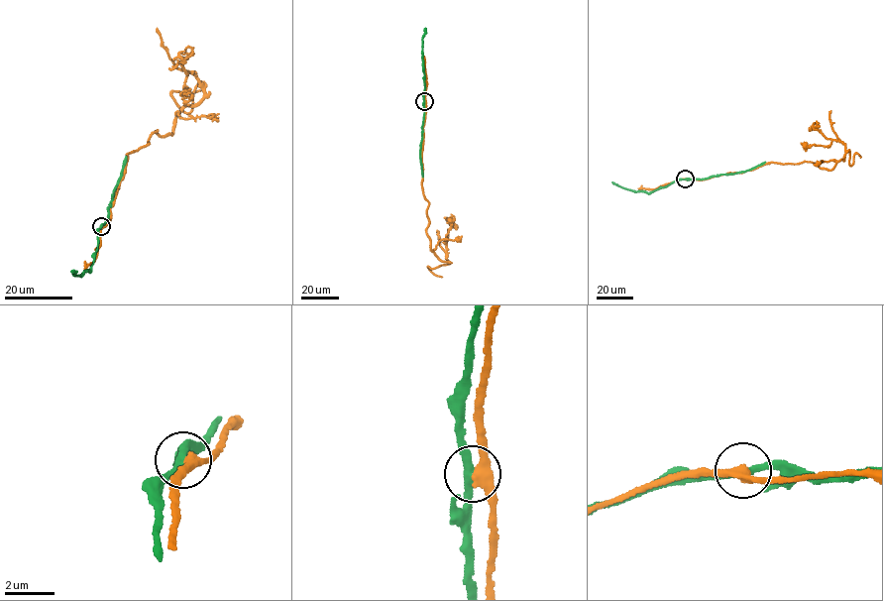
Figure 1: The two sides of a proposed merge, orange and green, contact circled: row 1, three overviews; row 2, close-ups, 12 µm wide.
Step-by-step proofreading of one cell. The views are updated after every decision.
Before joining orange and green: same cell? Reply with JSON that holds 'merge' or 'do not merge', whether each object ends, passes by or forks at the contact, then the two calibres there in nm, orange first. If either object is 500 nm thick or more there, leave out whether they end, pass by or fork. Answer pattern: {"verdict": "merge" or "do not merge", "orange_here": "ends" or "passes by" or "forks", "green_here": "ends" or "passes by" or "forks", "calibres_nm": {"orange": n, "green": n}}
{"verdict": "do not merge", "orange_here": "passes by", "green_here": "passes by", "calibres_nm": {"orange": 380, "green": 280}}

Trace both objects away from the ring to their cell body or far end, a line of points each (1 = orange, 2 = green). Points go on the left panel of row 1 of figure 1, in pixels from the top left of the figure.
1: (101, 226), (127, 154), (158, 130), (172, 132), (179, 112), (203, 96), (191, 72), (192, 98), (183, 93)
2: (101, 226), (108, 218), (108, 210), (126, 156)

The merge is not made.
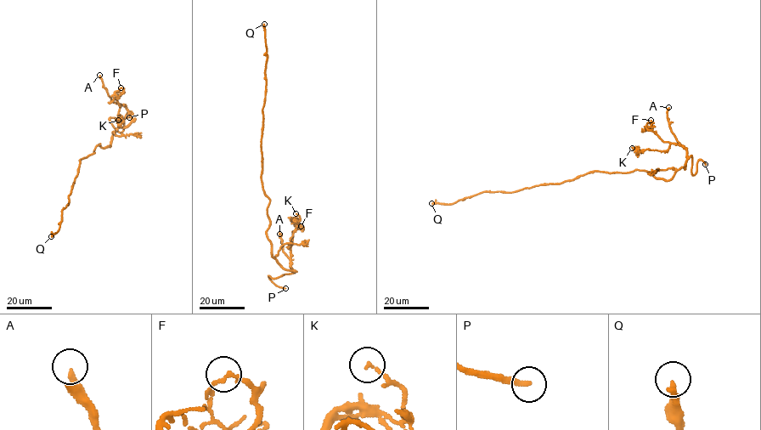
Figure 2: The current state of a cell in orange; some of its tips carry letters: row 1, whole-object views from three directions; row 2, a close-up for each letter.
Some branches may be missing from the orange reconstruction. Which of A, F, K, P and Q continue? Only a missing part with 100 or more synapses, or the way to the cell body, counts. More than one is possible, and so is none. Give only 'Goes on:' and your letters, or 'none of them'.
Goes on: P, Q

